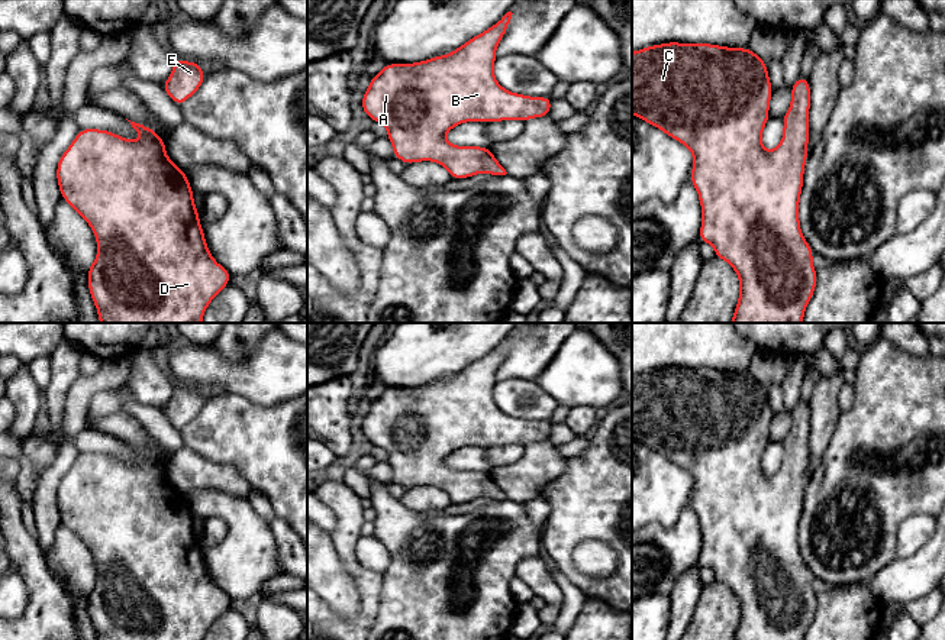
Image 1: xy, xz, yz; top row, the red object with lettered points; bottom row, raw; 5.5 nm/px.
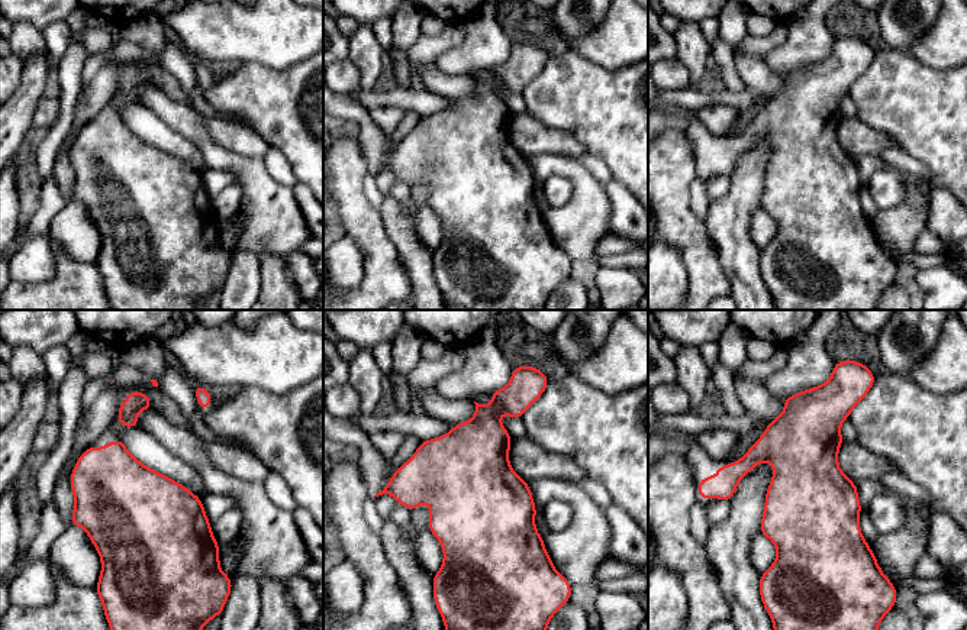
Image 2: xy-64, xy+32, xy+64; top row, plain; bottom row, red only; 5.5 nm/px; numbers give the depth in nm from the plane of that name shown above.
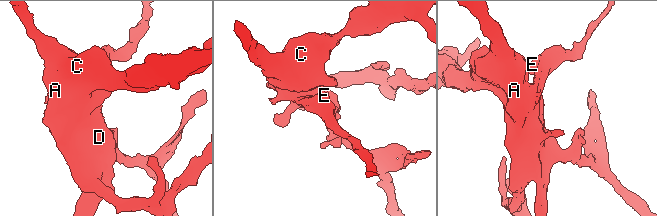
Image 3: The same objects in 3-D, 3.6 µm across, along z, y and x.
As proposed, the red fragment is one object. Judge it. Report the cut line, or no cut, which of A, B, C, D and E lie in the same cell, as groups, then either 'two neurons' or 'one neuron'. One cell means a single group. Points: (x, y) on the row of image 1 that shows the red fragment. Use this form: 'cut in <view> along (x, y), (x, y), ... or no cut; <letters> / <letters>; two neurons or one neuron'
no cut; A B C D E; one neuron

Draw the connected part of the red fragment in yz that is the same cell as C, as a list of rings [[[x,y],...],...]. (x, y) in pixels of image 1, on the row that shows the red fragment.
[[[667,42],[654,46],[646,46],[632,52],[632,114],[645,120],[654,127],[661,129],[670,138],[687,146],[693,153],[693,169],[690,182],[699,193],[702,206],[702,227],[699,233],[700,242],[707,242],[715,249],[715,256],[726,261],[739,277],[739,300],[735,307],[730,323],[803,323],[804,310],[813,297],[817,274],[812,264],[813,250],[803,237],[799,220],[800,193],[803,190],[804,164],[809,158],[809,110],[810,110],[810,85],[809,78],[799,77],[791,85],[791,104],[783,117],[784,129],[783,139],[774,151],[765,151],[761,142],[762,130],[770,119],[768,109],[773,85],[768,78],[767,62],[764,62],[754,51],[746,48],[729,48],[713,43],[680,43]]]

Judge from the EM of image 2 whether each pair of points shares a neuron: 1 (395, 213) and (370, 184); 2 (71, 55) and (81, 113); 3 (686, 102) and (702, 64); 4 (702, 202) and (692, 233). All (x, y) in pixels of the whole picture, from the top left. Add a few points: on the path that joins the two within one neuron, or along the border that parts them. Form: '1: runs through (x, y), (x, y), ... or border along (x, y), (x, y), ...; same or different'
1: border along (384, 196), (379, 209); different
2: border along (81, 84), (70, 129); different
3: border along (690, 86), (702, 87); different
4: border along (690, 183), (690, 207), (705, 222); different

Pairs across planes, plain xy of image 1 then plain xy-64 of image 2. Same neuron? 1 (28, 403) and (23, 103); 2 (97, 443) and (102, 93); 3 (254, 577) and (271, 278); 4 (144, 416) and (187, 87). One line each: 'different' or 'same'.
1: same
2: different
3: different
4: different

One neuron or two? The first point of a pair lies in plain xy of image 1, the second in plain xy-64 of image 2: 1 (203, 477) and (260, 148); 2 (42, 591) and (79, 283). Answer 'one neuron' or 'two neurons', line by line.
1: one neuron
2: one neuron

